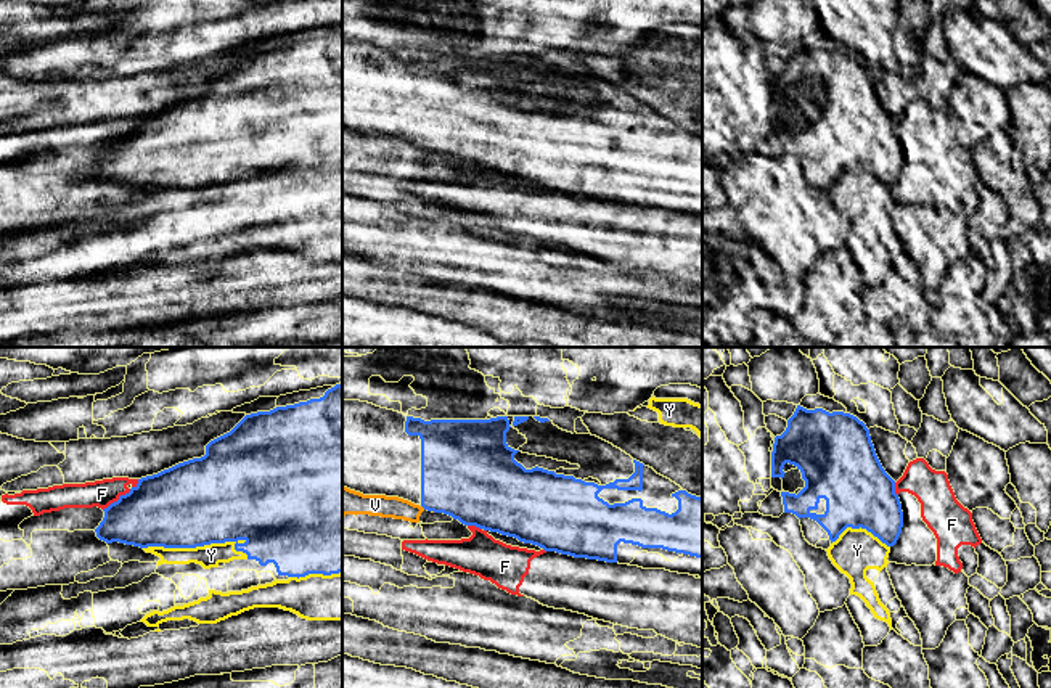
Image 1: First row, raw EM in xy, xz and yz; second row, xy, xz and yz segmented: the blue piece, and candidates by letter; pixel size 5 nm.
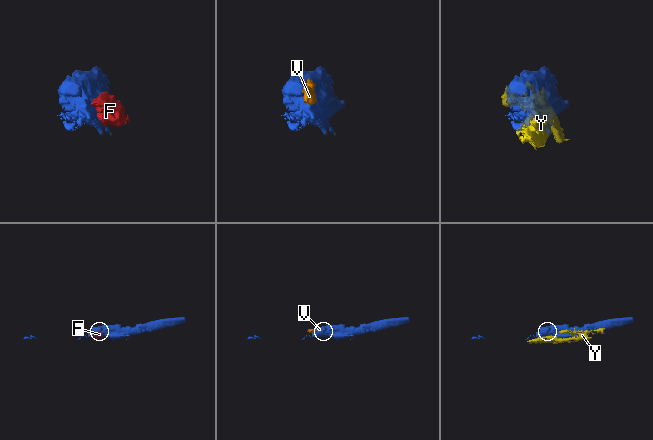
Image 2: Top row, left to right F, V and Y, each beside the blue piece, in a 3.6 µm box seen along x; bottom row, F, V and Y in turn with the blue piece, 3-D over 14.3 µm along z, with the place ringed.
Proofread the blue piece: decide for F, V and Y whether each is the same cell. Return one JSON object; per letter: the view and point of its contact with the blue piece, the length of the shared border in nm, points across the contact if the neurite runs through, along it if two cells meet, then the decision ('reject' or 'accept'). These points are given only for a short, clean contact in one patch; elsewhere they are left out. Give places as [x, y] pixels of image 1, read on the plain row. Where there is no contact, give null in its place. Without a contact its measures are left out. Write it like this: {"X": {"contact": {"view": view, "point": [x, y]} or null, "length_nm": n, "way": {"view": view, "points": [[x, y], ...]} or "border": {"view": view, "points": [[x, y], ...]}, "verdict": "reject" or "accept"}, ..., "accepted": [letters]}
{"F": {"contact": {"view": "xy", "point": [121, 135]}, "length_nm": 240, "verdict": "reject"}, "V": {"contact": {"view": "xz", "point": [423, 147]}, "length_nm": 30, "verdict": "reject"}, "Y": {"contact": {"view": "xy", "point": [198, 185]}, "length_nm": 550, "verdict": "reject"}, "accepted": []}

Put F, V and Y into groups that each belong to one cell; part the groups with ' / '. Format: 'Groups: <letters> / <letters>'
Groups: F / V / Y

